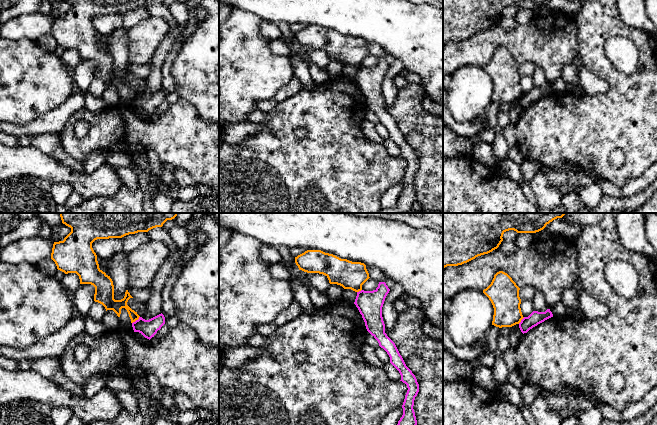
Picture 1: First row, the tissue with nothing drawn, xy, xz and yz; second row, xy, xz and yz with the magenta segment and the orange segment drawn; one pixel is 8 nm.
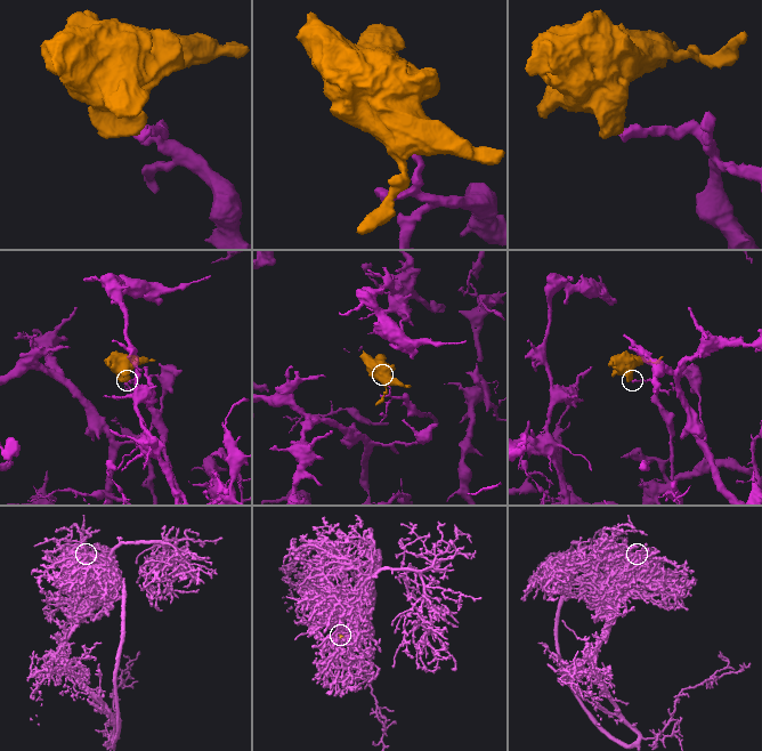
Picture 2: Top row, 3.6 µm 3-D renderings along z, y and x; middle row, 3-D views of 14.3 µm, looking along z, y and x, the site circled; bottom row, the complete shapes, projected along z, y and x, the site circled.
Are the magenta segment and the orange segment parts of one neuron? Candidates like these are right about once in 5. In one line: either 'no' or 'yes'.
no

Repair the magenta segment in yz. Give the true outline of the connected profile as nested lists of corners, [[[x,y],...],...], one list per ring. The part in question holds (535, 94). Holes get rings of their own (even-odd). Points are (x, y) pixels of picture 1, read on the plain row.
[[[547,85],[545,88],[533,87],[528,93],[524,93],[521,96],[521,98],[519,99],[519,104],[523,110],[527,109],[533,103],[551,93],[553,93],[553,90],[550,85]]]

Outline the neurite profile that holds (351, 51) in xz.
[[[307,26],[295,33],[295,39],[299,46],[323,50],[330,60],[355,68],[361,67],[362,61],[370,54],[364,39],[341,35],[321,26]]]

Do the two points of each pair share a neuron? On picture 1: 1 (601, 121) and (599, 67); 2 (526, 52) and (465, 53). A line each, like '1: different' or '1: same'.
1: same
2: same

